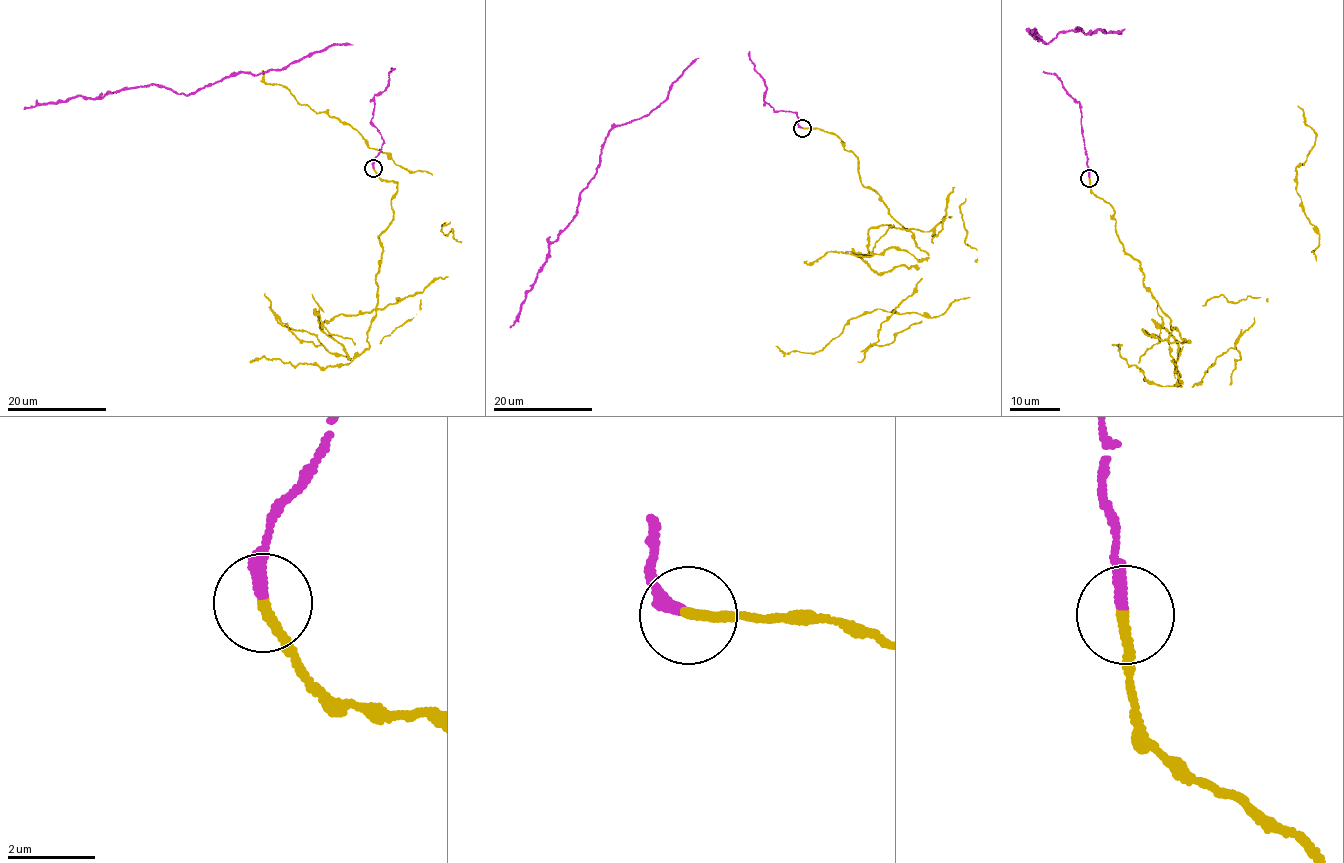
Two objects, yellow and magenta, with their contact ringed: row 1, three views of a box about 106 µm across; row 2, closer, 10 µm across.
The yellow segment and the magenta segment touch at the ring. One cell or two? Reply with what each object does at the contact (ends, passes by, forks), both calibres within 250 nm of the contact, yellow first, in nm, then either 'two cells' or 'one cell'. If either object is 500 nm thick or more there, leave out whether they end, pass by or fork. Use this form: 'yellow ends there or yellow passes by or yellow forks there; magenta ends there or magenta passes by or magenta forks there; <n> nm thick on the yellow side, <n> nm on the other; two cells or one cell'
yellow ends there; magenta ends there; 240 nm thick on the yellow side, 280 nm on the other; two cells

